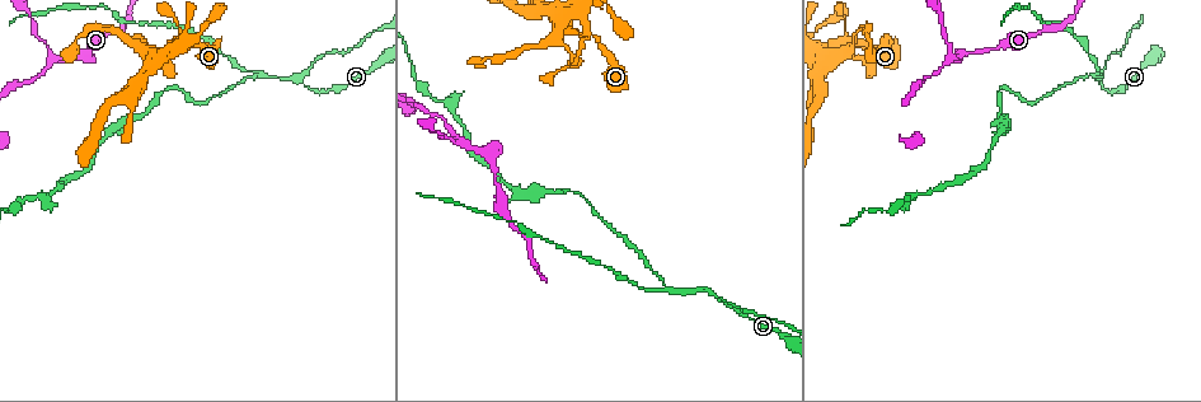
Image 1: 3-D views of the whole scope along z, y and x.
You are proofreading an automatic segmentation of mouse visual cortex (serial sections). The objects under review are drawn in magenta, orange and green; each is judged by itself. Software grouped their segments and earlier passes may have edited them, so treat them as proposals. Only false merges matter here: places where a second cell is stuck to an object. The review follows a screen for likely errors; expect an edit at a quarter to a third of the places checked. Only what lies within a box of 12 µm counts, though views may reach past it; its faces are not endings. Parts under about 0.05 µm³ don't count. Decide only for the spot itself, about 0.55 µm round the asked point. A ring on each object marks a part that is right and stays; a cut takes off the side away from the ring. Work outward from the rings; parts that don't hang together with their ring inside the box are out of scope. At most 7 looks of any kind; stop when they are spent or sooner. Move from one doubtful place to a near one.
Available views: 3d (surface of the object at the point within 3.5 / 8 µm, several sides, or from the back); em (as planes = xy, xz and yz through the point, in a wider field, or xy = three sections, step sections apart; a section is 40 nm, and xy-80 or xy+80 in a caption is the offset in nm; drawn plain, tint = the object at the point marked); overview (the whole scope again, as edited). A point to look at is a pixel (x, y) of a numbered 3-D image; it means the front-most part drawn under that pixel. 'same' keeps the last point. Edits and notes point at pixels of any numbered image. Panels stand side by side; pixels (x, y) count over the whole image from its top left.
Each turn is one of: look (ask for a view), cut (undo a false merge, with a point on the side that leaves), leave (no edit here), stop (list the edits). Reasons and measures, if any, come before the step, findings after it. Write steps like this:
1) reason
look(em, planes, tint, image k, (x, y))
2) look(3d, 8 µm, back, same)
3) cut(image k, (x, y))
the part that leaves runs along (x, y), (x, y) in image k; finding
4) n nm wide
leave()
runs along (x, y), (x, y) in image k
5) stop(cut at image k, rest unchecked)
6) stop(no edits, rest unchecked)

three-way junction
look(3d, 3.5 µm, image 1, (951, 57))

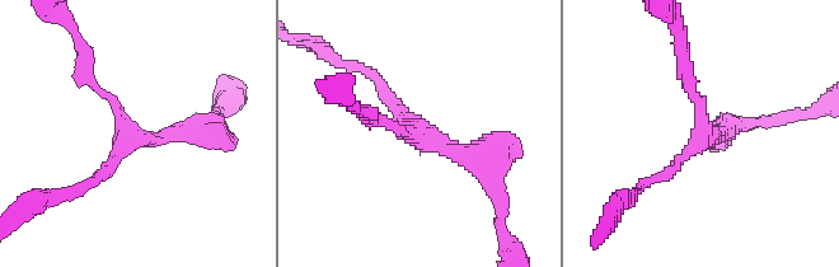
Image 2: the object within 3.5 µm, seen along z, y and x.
3 arms; arms of 150, 150, 250 nm
look(em, planes, plain, image 2, (703, 140))

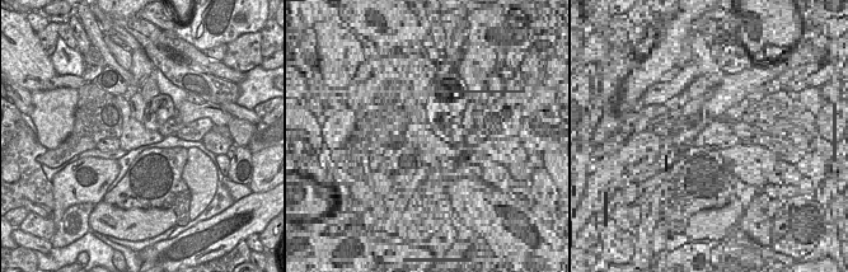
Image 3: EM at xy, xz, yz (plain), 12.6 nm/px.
look(em, planes, tint, same)

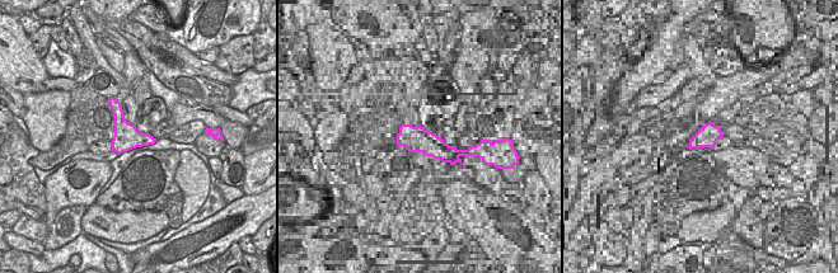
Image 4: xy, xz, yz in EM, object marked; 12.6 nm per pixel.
leave()
continuous, no second cell

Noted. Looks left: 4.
sharp bend
look(3d, 3.5 µm, image 1, (589, 33))

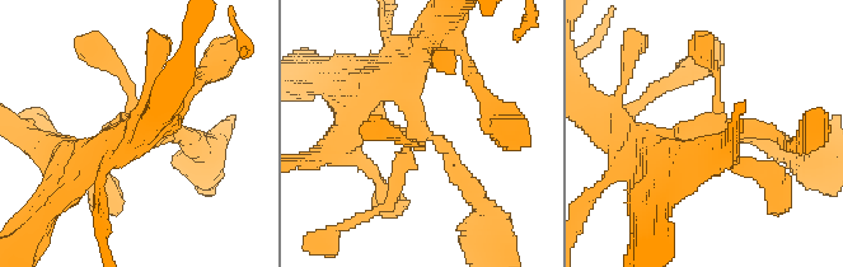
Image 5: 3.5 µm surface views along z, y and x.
look(em, xy, step 1, tint, image 5, (424, 130))

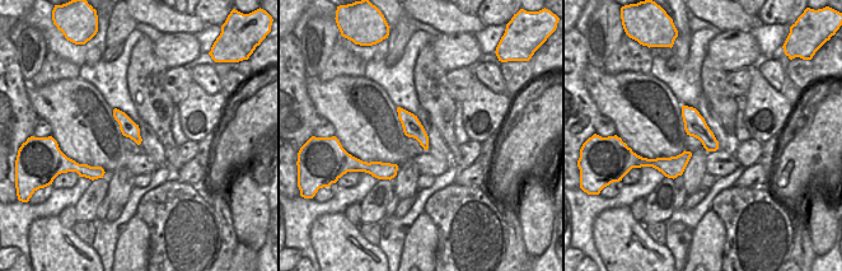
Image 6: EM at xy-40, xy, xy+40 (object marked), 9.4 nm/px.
180 nm wide
leave()
runs along (469, 188), (403, 87), (375, 80) in image 5; all the same cell

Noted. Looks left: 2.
stop(no edits, rest unchecked)

